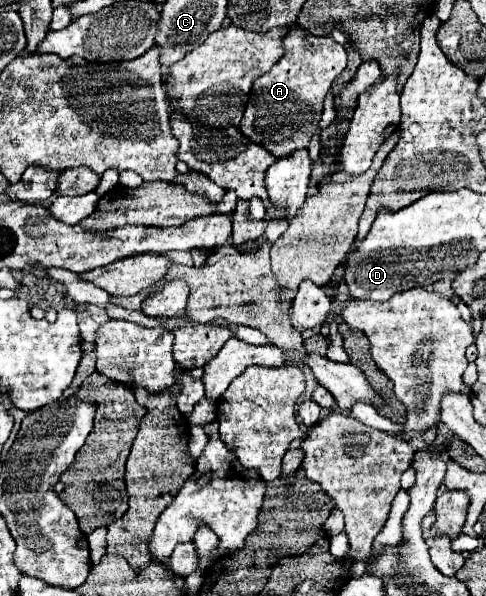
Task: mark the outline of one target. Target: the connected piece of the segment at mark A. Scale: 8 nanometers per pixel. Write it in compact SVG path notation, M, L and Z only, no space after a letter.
M293 26L283 38L283 56L261 78L253 82L249 102L239 130L253 142L265 146L275 158L289 156L297 148L307 148L311 134L323 114L323 98L331 90L333 80L347 66L347 50L331 36L313 36Z

